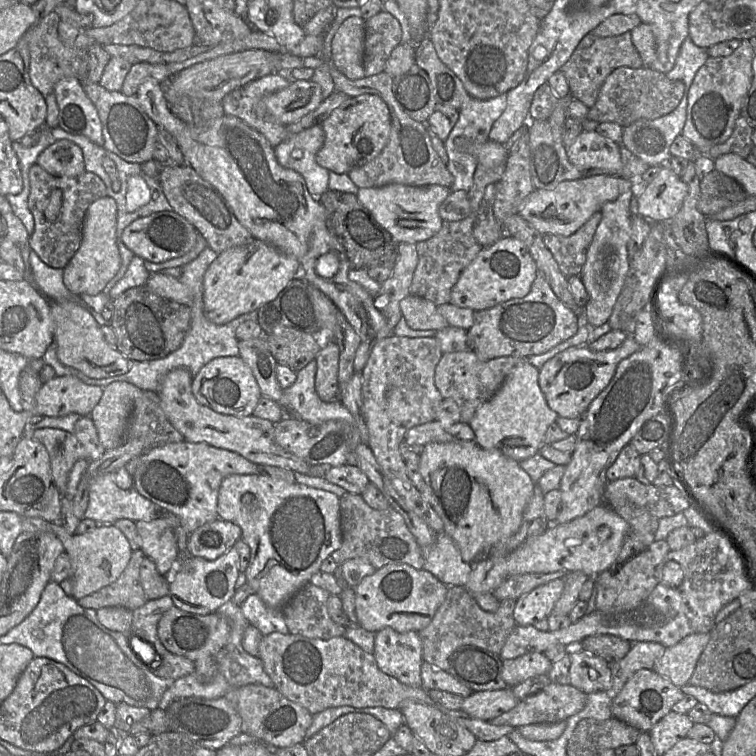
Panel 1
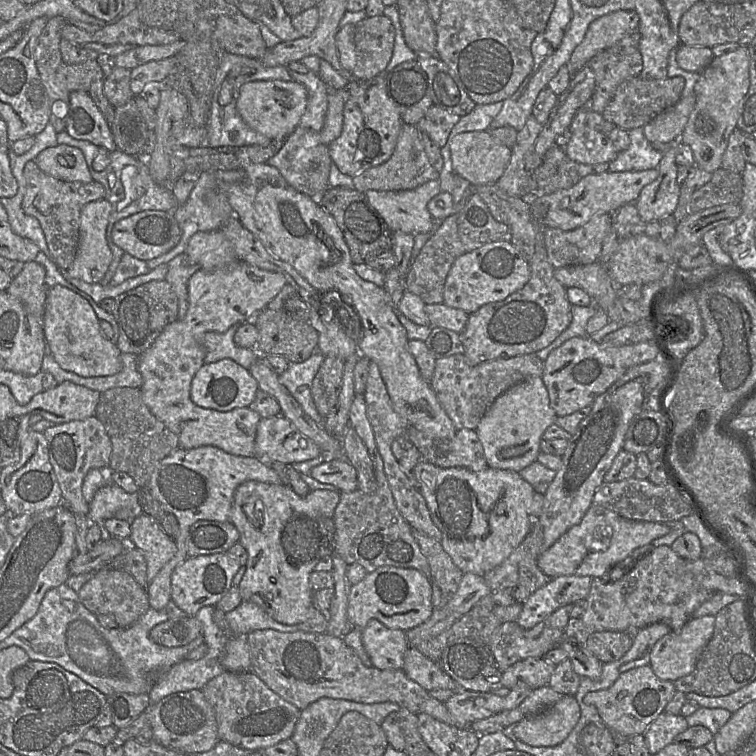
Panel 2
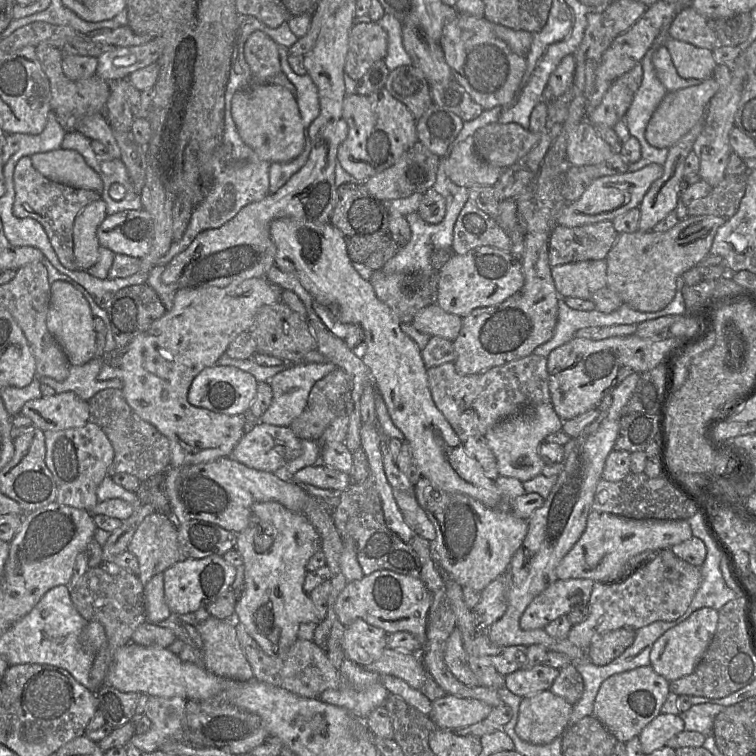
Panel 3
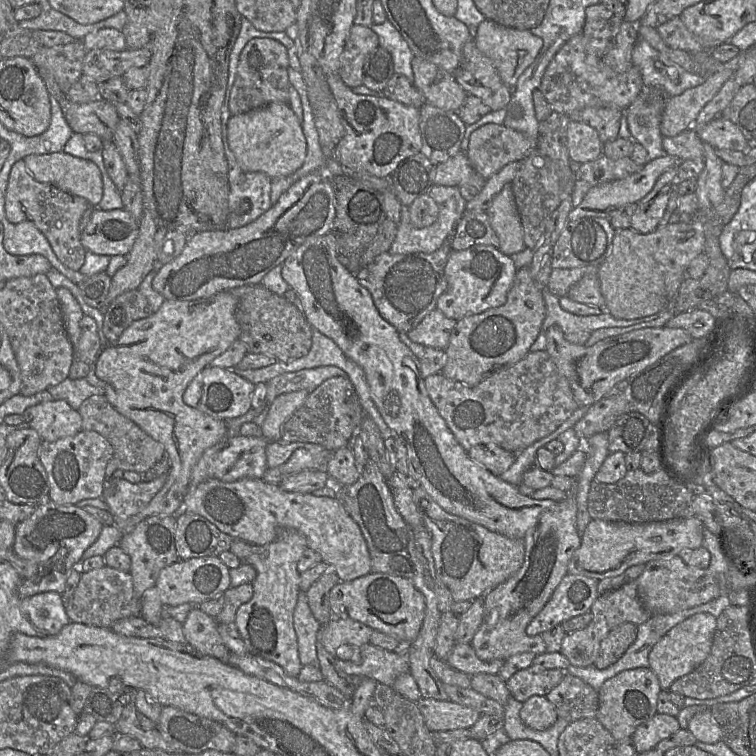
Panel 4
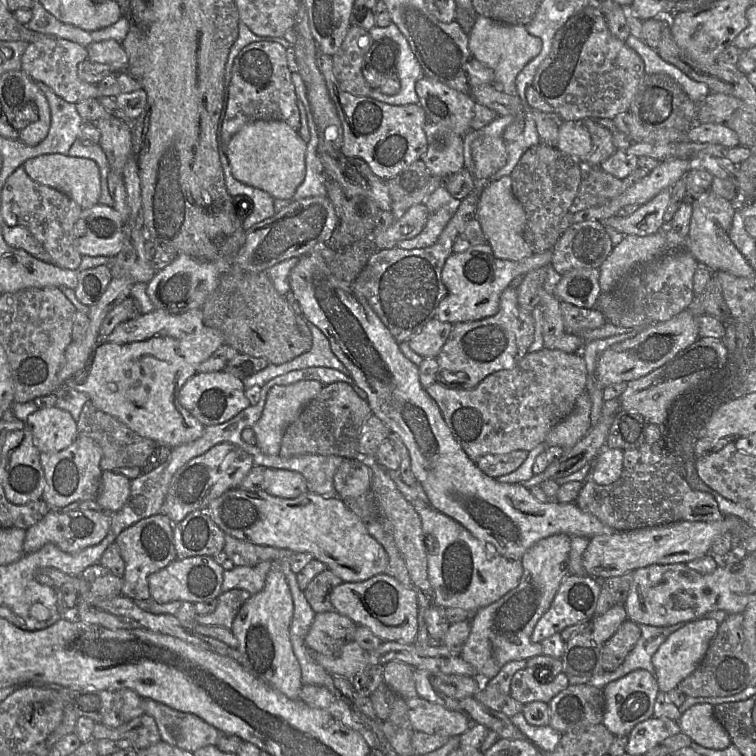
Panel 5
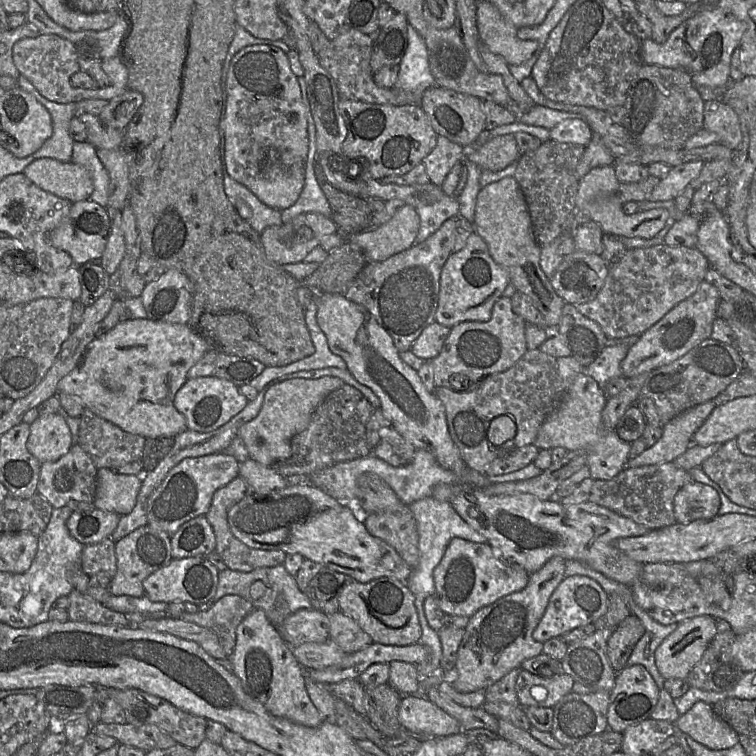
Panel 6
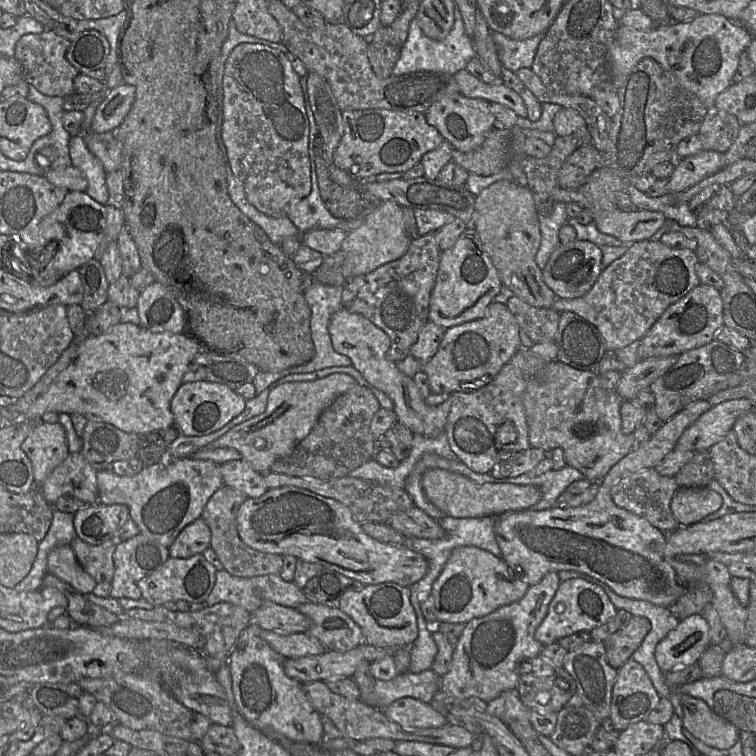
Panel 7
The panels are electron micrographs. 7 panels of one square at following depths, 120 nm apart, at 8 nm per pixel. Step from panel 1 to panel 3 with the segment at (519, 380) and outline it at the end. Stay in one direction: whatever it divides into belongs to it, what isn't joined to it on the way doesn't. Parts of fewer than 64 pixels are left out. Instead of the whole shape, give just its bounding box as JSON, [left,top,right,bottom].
[485,403,563,482]

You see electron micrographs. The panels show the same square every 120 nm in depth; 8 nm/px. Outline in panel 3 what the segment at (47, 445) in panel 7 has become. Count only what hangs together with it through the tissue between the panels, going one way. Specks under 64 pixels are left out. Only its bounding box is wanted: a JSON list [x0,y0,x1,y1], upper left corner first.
[20,391,89,431]

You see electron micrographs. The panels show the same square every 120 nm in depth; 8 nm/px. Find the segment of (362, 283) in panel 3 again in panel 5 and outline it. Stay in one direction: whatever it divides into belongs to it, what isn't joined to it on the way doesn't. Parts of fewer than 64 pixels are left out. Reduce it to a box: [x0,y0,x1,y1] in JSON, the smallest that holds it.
[289,249,616,560]

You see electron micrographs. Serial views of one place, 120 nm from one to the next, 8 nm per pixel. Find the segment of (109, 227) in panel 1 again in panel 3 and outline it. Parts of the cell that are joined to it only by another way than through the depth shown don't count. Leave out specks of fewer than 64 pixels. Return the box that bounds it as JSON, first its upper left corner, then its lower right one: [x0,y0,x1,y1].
[74,199,106,271]

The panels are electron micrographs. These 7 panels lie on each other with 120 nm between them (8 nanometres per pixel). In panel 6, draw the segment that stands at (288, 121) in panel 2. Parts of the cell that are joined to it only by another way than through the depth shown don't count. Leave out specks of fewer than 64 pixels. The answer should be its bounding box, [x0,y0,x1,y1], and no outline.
[245,162,305,210]

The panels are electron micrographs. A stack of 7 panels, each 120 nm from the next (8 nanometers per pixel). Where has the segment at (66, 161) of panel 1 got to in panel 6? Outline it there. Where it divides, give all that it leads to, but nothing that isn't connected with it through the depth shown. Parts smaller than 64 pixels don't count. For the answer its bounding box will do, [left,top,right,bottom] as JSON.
[23,158,94,203]

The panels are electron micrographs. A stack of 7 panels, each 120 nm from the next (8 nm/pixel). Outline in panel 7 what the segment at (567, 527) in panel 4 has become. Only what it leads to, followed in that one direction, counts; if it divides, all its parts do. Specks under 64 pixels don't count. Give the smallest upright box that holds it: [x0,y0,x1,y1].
[441,572,560,703]

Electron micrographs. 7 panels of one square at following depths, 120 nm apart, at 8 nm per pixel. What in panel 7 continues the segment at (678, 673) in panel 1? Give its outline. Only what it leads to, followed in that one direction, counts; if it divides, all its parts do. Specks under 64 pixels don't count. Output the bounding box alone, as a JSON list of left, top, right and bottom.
[655,614,710,673]

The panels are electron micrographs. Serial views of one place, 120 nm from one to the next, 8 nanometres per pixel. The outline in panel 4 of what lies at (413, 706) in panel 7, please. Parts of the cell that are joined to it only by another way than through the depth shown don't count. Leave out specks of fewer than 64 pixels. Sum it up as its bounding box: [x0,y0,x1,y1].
[416,698,481,732]

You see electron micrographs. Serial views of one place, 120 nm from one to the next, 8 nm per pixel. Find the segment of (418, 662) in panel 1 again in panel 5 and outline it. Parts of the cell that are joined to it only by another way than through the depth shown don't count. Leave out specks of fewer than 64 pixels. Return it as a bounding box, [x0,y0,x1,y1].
[305,611,356,657]

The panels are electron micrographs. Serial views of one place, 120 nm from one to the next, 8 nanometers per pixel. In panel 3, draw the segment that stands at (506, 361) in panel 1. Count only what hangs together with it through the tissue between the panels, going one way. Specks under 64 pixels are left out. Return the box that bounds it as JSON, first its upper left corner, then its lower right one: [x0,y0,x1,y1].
[427,353,551,444]

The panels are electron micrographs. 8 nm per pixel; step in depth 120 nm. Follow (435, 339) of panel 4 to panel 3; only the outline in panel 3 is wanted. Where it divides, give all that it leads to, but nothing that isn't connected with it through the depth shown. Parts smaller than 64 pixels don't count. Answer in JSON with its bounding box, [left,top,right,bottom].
[412,303,463,341]

